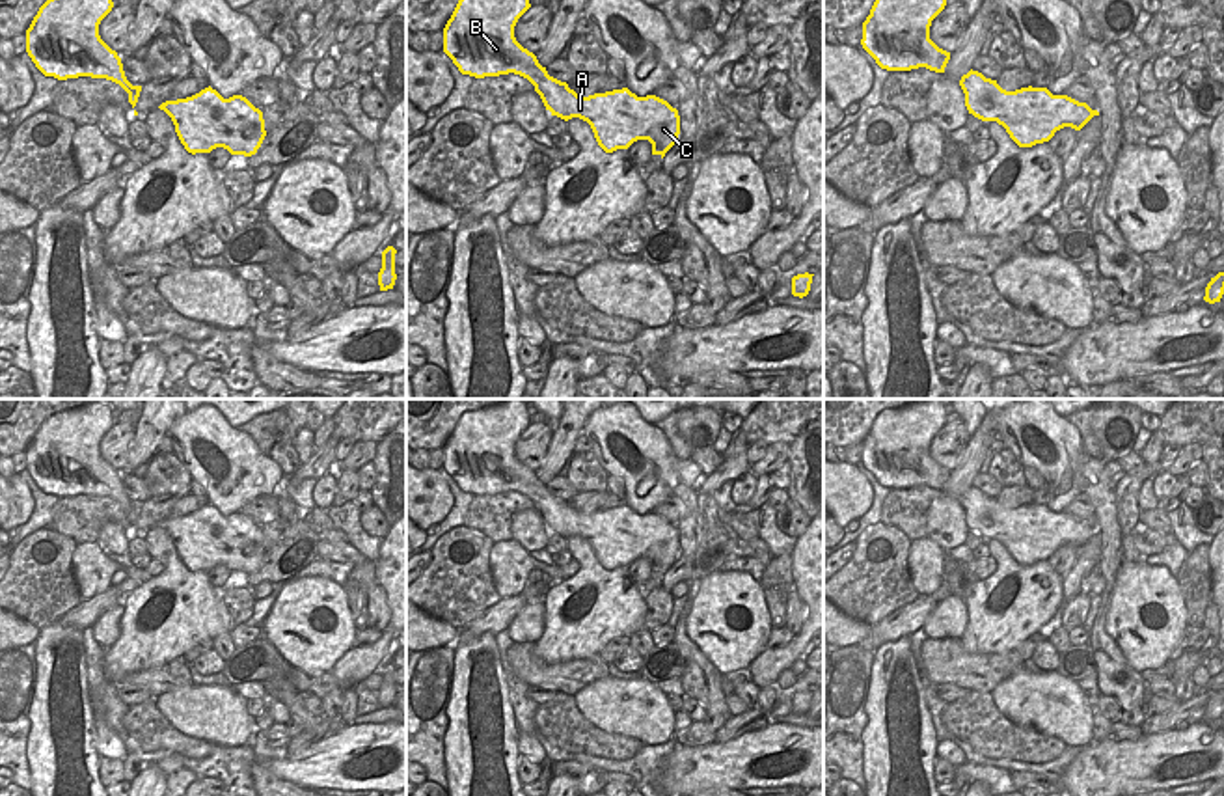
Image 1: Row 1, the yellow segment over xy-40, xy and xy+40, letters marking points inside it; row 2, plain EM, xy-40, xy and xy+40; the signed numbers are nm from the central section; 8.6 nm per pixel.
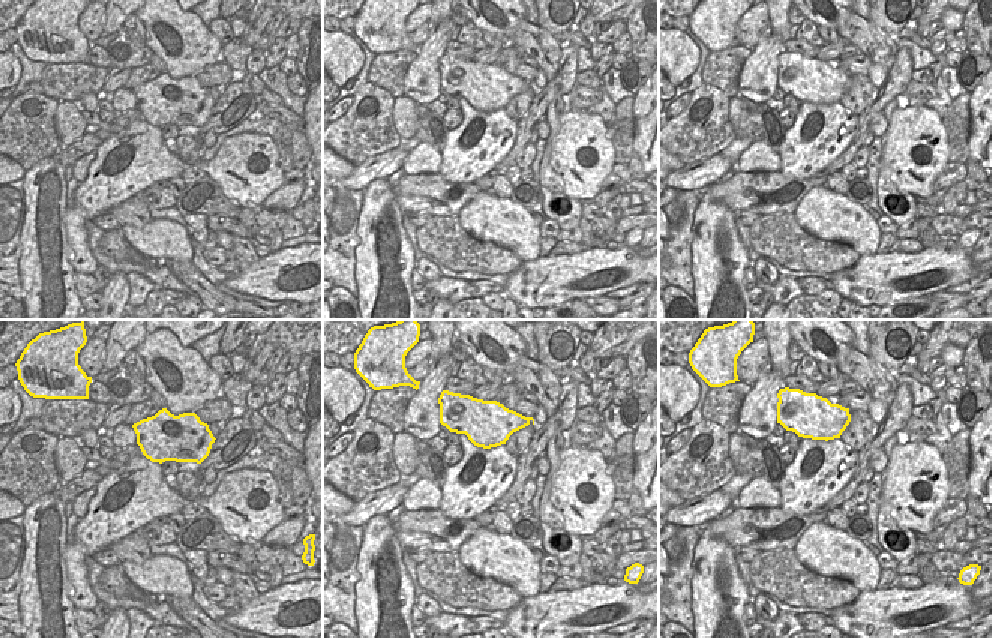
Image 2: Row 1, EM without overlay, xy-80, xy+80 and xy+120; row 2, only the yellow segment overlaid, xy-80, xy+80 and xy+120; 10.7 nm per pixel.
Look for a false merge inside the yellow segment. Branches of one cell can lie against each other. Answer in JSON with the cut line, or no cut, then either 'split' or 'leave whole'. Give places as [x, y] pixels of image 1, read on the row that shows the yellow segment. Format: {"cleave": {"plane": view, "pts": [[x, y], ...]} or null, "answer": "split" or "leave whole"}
{"cleave": null, "answer": "leave whole"}

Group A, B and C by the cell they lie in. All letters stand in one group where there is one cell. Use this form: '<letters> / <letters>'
A B C

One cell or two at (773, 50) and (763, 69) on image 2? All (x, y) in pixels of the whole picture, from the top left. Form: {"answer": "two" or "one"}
{"answer": "one"}

